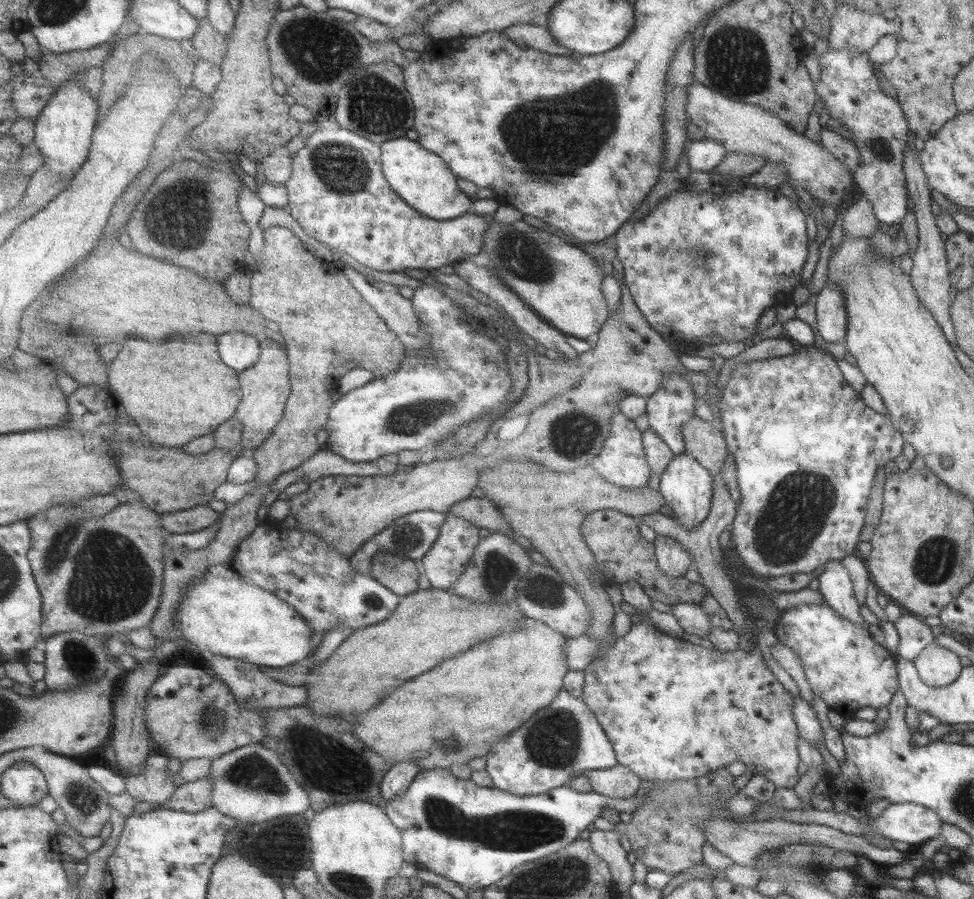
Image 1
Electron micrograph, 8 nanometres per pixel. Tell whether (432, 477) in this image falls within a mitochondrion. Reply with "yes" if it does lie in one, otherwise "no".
no

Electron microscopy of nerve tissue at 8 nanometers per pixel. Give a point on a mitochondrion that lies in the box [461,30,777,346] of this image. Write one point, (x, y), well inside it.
(560, 135)

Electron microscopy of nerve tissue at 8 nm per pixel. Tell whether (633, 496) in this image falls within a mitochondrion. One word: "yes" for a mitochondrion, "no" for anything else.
no

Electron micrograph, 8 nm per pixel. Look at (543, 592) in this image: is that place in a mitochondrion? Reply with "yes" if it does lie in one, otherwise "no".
yes

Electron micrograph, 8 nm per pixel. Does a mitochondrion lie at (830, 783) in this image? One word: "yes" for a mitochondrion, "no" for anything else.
no

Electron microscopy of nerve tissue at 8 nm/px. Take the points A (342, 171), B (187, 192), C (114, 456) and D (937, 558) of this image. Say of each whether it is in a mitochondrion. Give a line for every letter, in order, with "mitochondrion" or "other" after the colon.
A: mitochondrion
B: other
C: other
D: mitochondrion

